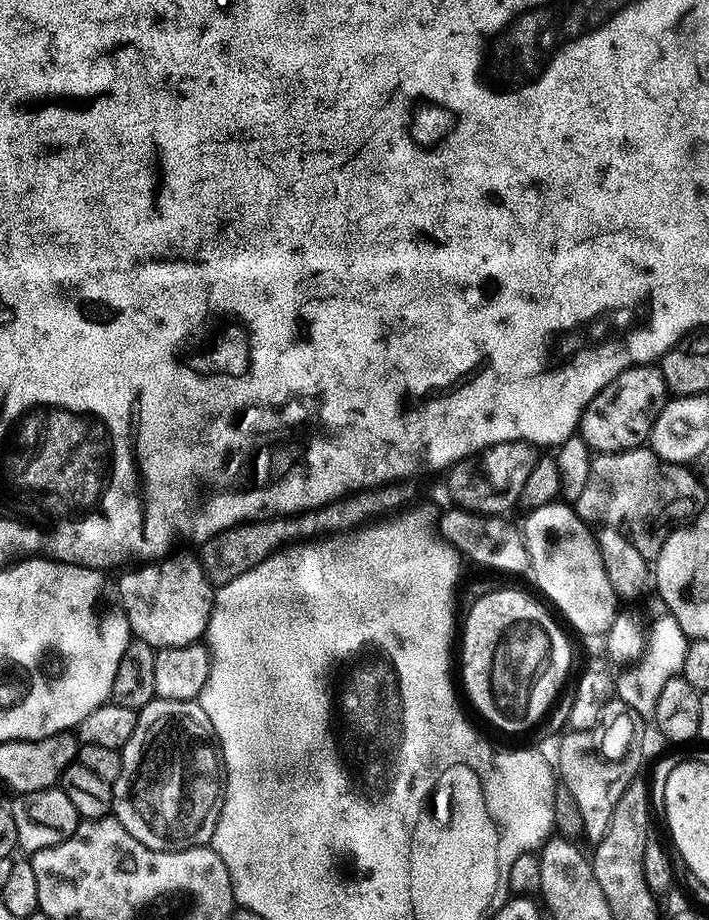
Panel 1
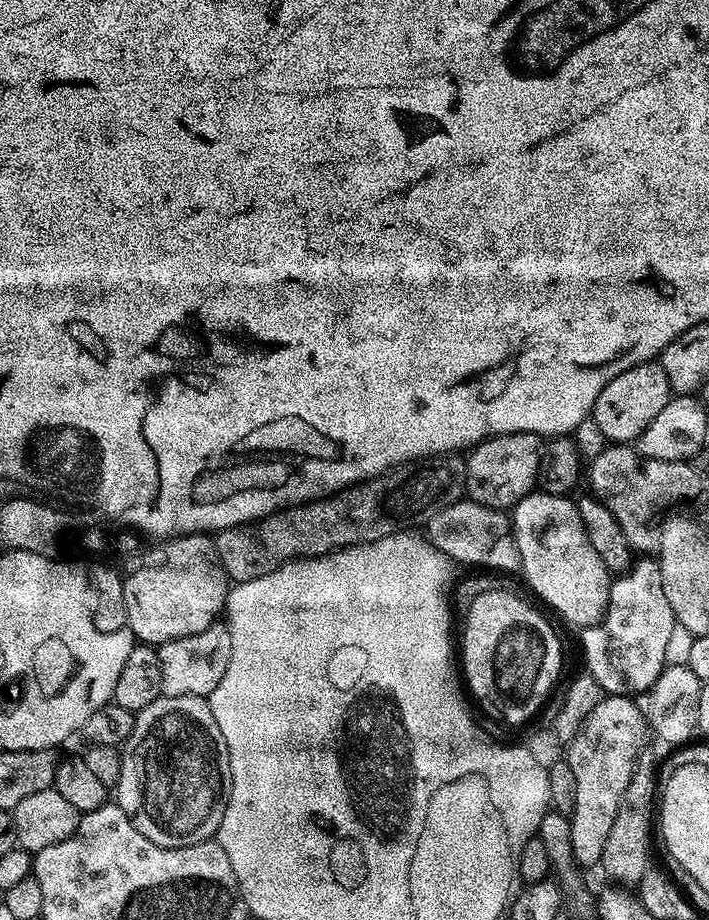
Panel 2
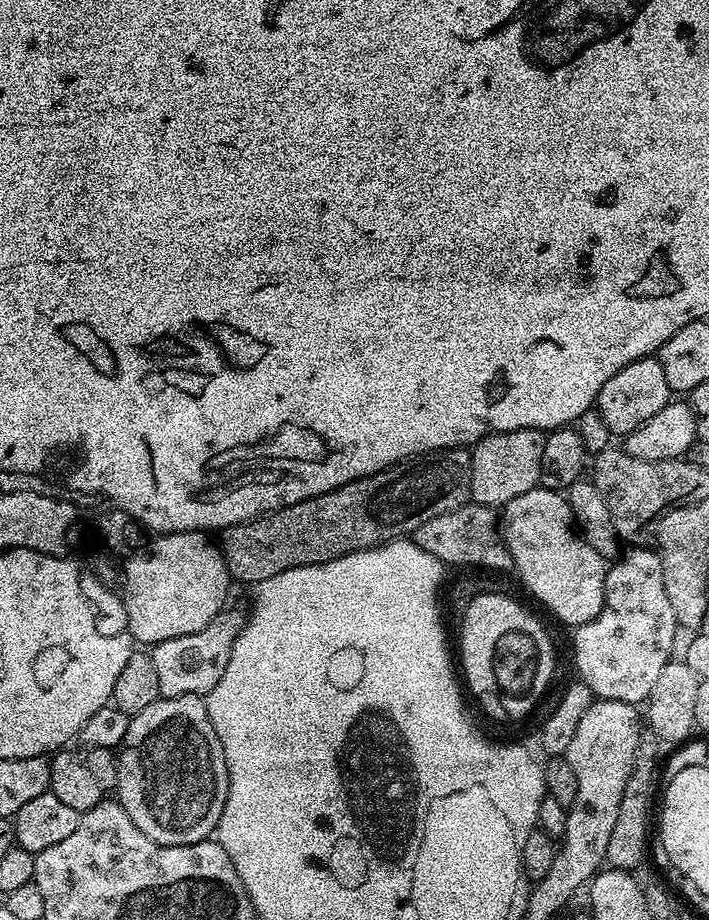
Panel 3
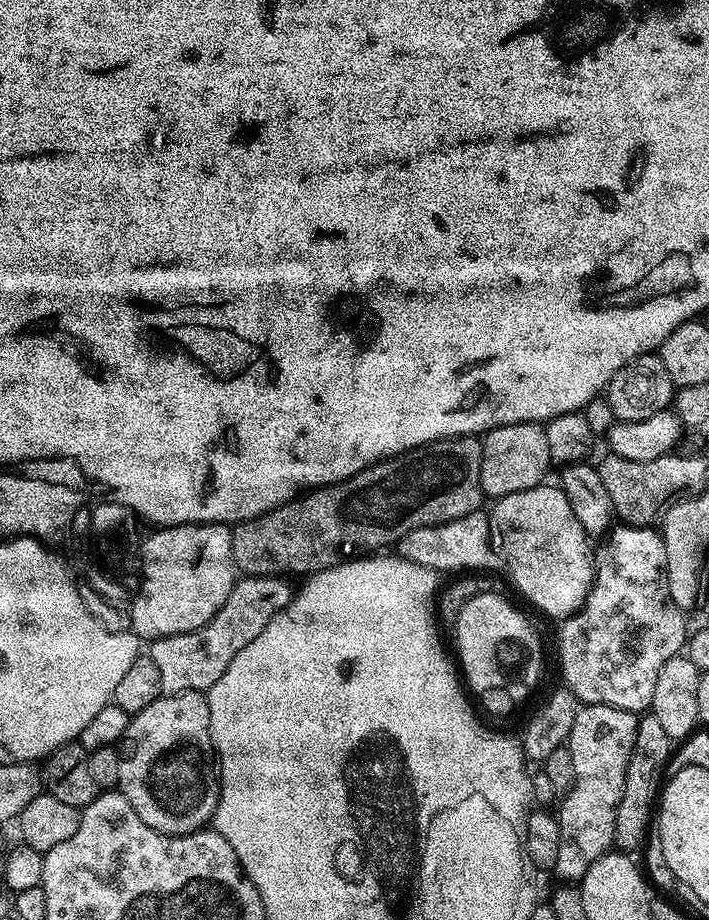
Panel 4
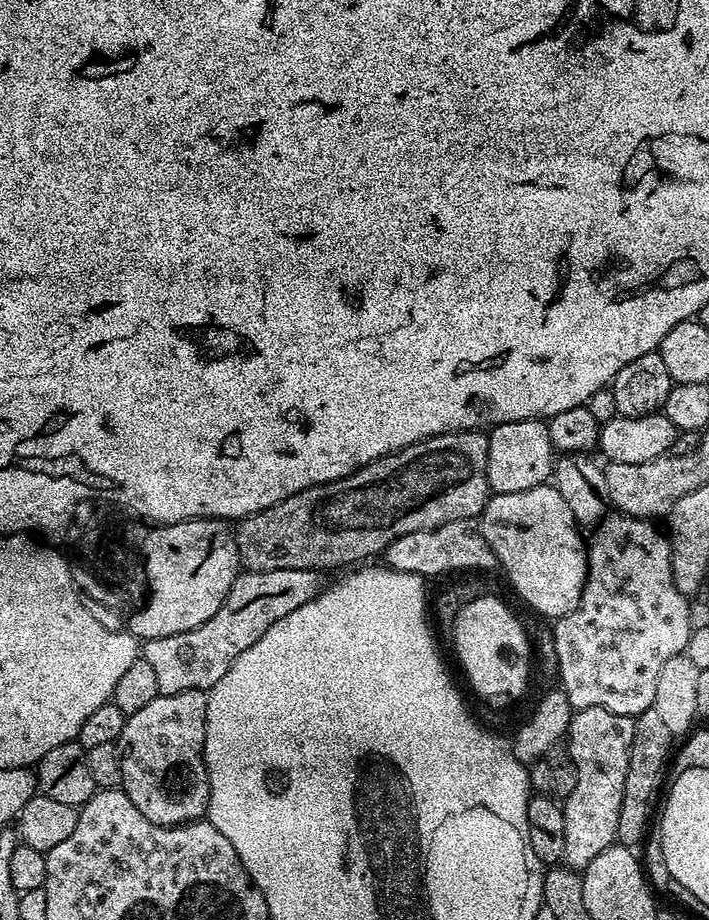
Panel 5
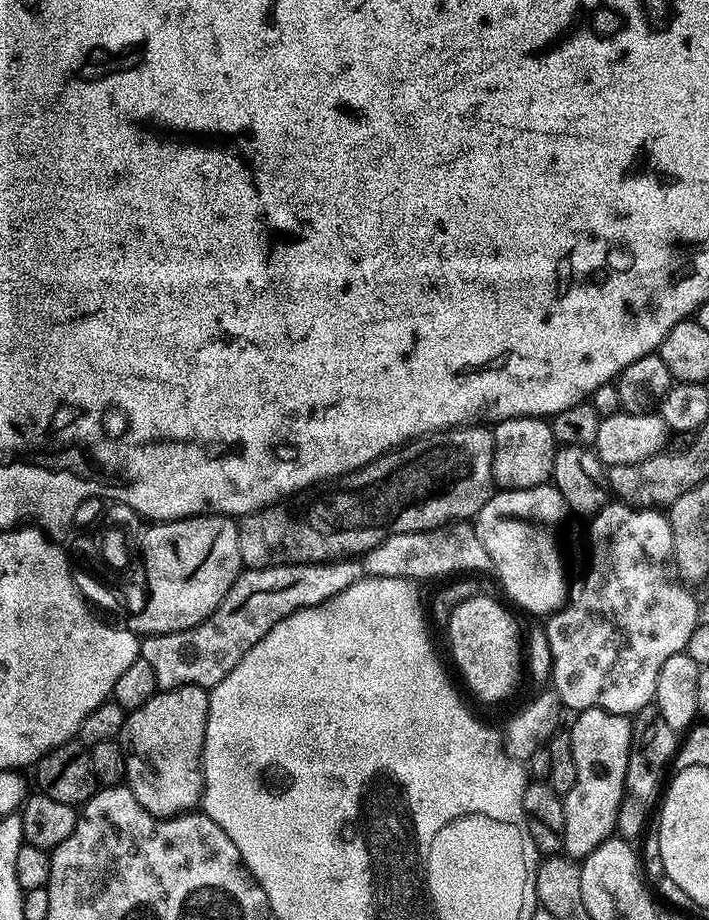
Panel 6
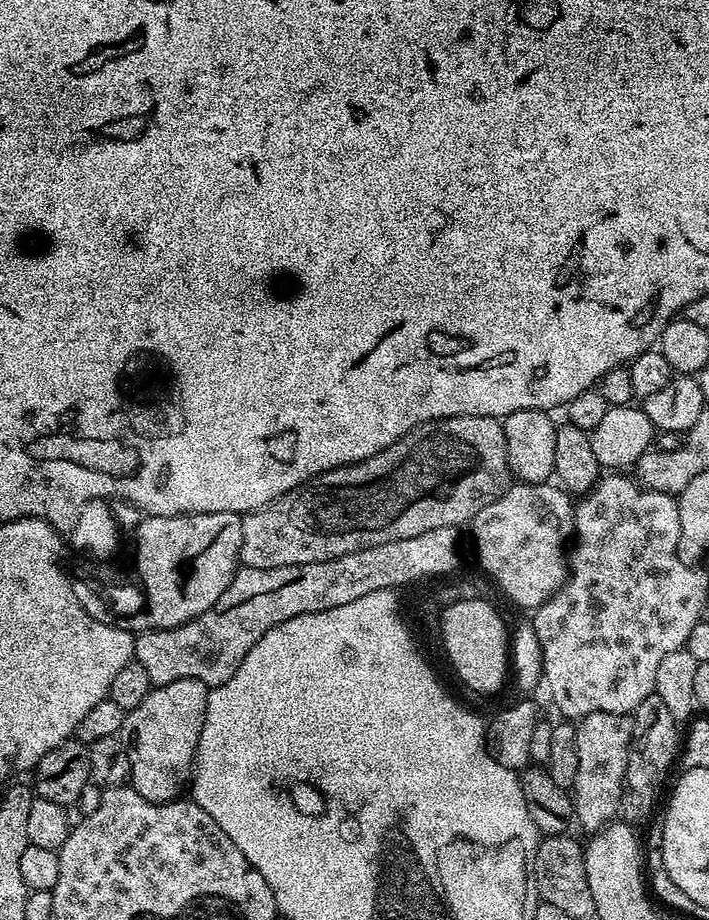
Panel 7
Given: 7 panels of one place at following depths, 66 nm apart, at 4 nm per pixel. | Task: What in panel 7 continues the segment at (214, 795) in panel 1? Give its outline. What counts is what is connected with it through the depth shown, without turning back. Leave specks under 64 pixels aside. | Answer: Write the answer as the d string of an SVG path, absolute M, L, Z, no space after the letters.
M182 678L169 684L157 684L142 698L139 706L126 713L124 725L119 737L128 747L130 754L130 786L142 798L146 798L155 804L165 804L177 799L180 792L189 787L190 777L194 772L196 751L202 734L202 726L206 718L206 706L208 705L209 685L194 678Z

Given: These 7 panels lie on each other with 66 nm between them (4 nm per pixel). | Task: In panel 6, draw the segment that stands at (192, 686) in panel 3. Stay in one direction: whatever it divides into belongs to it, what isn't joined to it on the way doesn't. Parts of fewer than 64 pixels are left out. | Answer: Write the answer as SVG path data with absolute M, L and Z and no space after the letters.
M345 558L327 564L283 564L273 568L250 568L241 571L240 577L230 586L226 598L198 626L187 628L181 632L171 632L161 636L146 636L140 641L140 659L150 662L151 669L154 670L157 689L180 688L184 684L196 684L200 688L211 689L238 662L242 662L245 654L282 618L294 614L300 608L317 608L319 604L324 604L328 600L342 594L349 587L356 584L358 575L356 575L357 561L352 558Z

